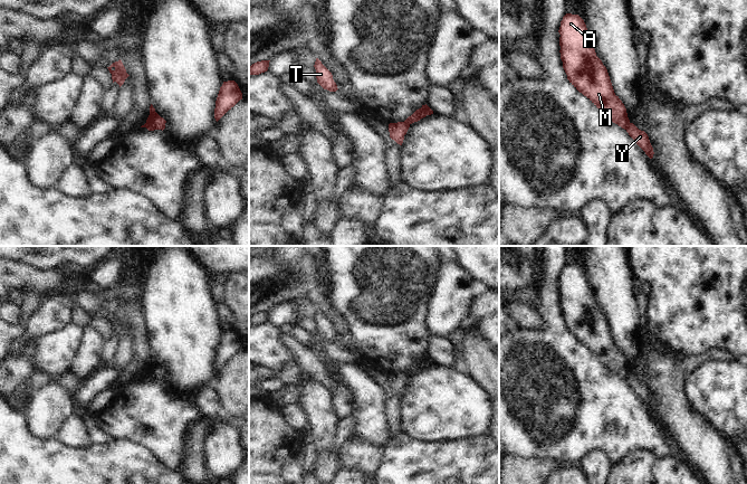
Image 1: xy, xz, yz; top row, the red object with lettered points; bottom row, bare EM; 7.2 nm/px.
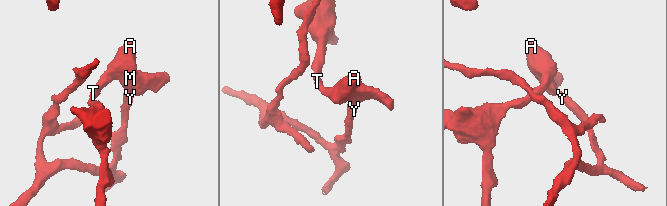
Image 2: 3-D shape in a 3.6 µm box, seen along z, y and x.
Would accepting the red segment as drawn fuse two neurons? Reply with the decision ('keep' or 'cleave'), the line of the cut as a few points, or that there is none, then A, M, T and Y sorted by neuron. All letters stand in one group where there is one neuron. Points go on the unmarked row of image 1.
cleave; cut yz (629, 372), (624, 379); groups A M T / Y

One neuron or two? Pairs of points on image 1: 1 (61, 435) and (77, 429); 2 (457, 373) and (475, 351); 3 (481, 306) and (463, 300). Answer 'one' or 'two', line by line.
1: one
2: two
3: two

